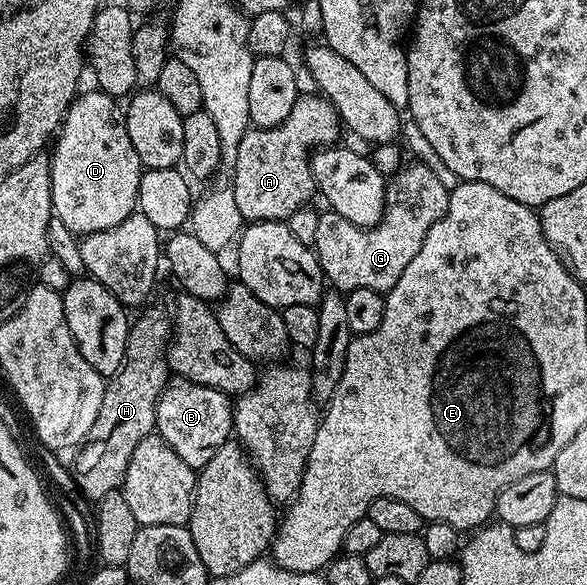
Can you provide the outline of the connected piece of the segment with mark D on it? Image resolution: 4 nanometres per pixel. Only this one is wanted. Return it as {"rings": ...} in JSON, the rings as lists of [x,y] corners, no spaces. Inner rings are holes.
{"rings":[[[91,90],[72,100],[50,151],[52,213],[78,237],[114,229],[134,214],[142,174],[140,158],[126,133],[121,104],[102,90]]]}

